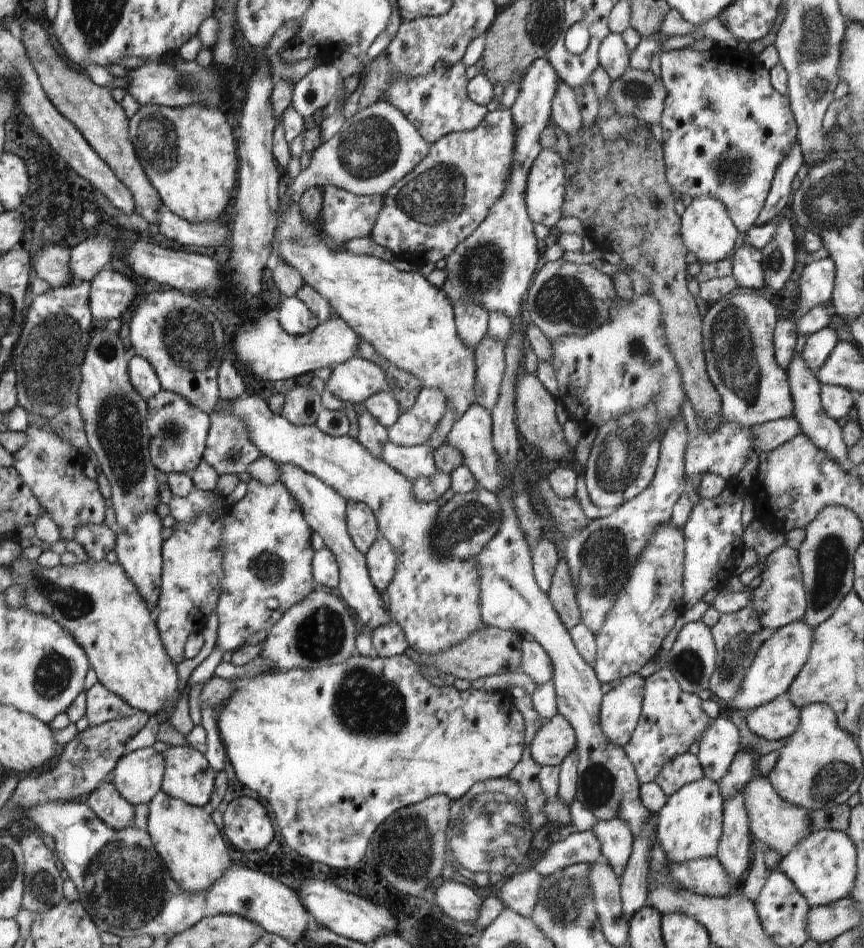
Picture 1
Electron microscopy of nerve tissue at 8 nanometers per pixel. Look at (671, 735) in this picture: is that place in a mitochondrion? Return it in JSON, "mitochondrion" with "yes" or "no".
{"mitochondrion":"no"}

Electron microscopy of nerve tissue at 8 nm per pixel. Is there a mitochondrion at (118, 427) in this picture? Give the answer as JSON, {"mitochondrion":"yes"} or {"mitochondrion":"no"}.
{"mitochondrion":"yes"}

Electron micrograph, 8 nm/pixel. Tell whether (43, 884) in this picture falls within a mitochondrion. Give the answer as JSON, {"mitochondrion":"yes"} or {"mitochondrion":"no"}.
{"mitochondrion":"yes"}

